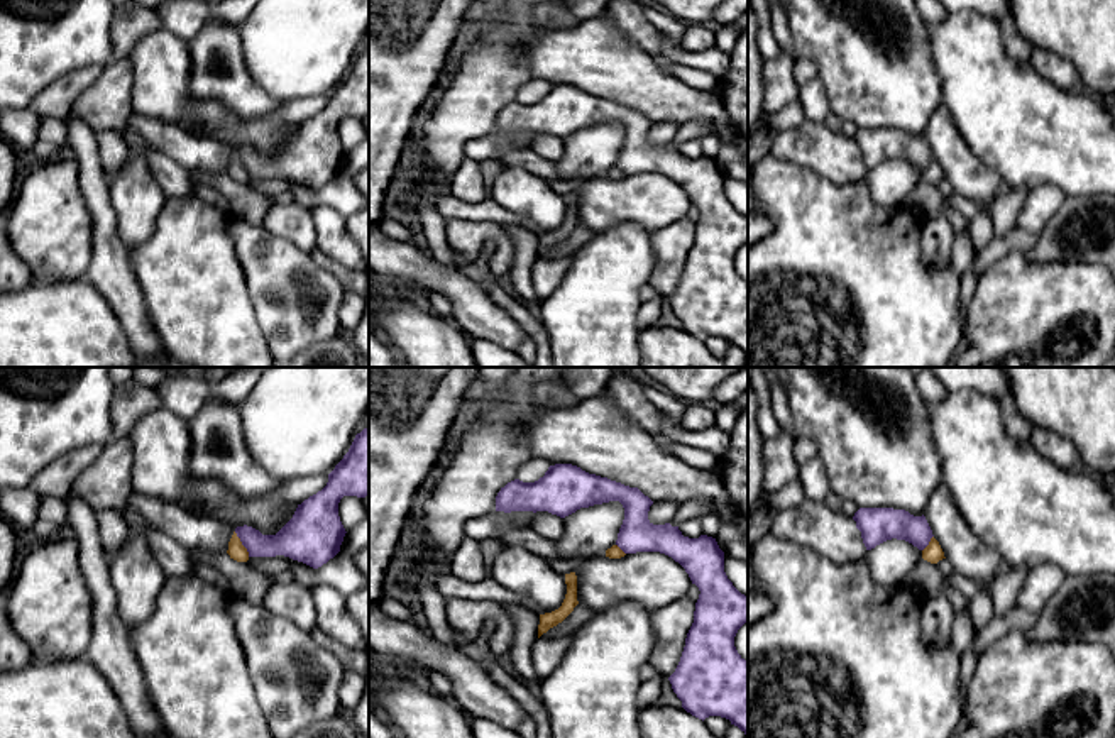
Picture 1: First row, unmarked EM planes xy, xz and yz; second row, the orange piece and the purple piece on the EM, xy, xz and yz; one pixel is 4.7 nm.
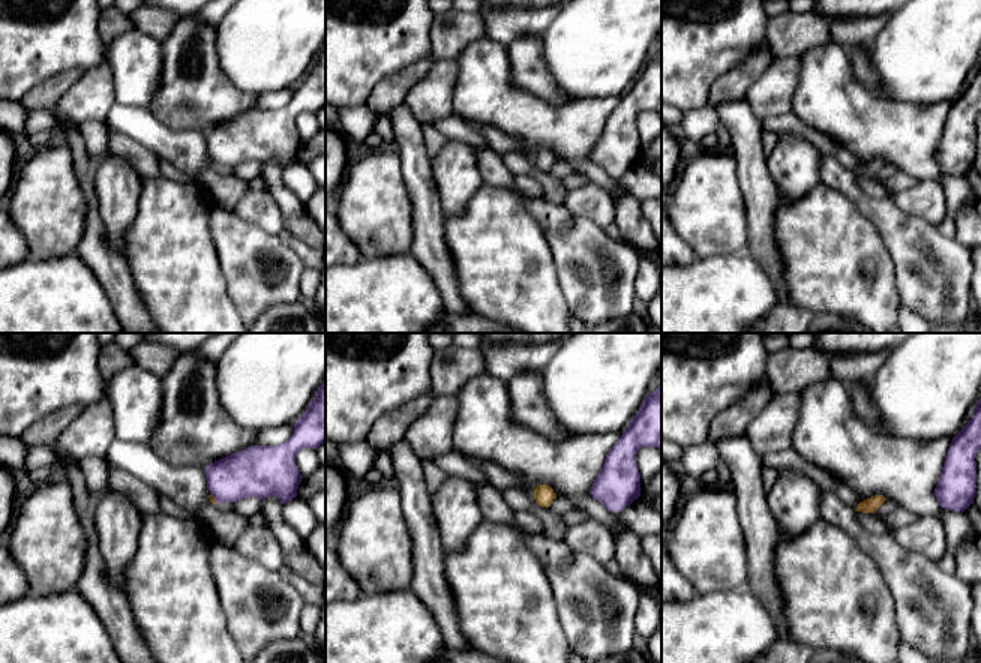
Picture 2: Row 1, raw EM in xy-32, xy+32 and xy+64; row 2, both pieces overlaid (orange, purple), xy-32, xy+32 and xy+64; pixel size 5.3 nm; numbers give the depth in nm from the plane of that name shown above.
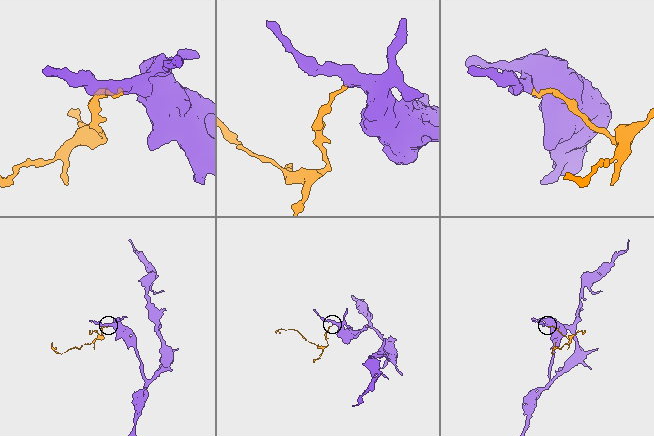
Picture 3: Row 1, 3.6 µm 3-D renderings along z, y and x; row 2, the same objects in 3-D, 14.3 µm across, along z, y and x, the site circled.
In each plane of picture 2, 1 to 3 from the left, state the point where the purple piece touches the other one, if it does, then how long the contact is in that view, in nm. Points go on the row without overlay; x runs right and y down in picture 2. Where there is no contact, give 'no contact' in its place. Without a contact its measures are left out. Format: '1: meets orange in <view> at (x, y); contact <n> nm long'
1: meets orange in xy-32 at (213, 162); contact 70 nm long
2: no contact
3: no contact

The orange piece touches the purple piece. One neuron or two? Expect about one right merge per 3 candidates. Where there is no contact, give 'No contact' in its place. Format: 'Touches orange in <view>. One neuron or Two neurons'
Touches orange in xy. Two neurons

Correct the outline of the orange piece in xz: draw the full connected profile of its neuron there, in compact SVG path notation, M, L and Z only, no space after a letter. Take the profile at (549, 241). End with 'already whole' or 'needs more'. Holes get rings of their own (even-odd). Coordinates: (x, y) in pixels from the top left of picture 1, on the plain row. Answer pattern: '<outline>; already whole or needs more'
M575 193L565 195L567 215L562 227L552 234L540 235L538 259L550 249L562 244L579 225L577 222L577 196Z; already whole

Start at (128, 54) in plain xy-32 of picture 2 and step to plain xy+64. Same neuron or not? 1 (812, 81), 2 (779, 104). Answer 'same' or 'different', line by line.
1: same
2: different

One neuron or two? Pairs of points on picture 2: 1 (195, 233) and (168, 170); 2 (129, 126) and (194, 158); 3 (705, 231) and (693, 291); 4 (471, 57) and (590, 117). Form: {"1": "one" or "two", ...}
{"1": "two", "2": "one", "3": "two", "4": "one"}

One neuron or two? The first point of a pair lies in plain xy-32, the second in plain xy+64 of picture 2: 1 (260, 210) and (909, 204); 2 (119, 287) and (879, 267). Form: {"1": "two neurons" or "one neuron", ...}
{"1": "one neuron", "2": "two neurons"}

